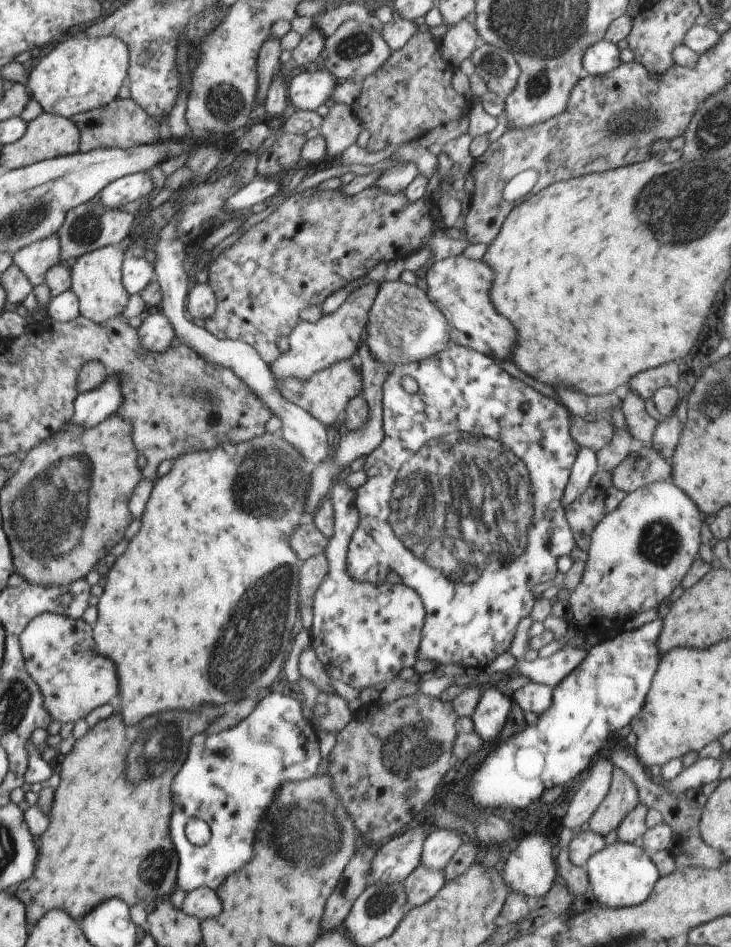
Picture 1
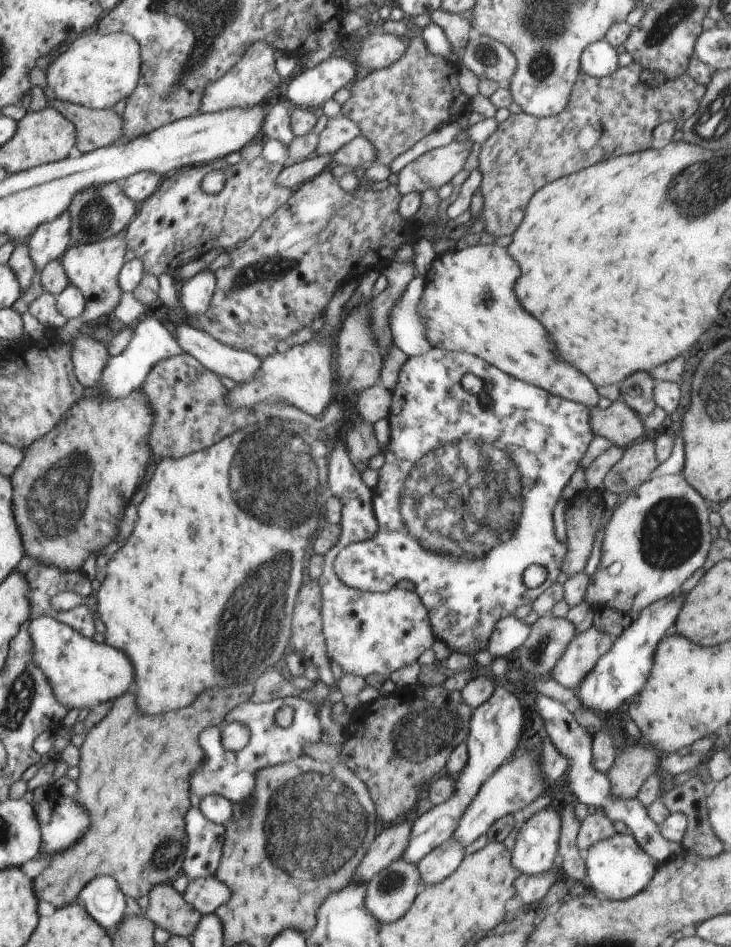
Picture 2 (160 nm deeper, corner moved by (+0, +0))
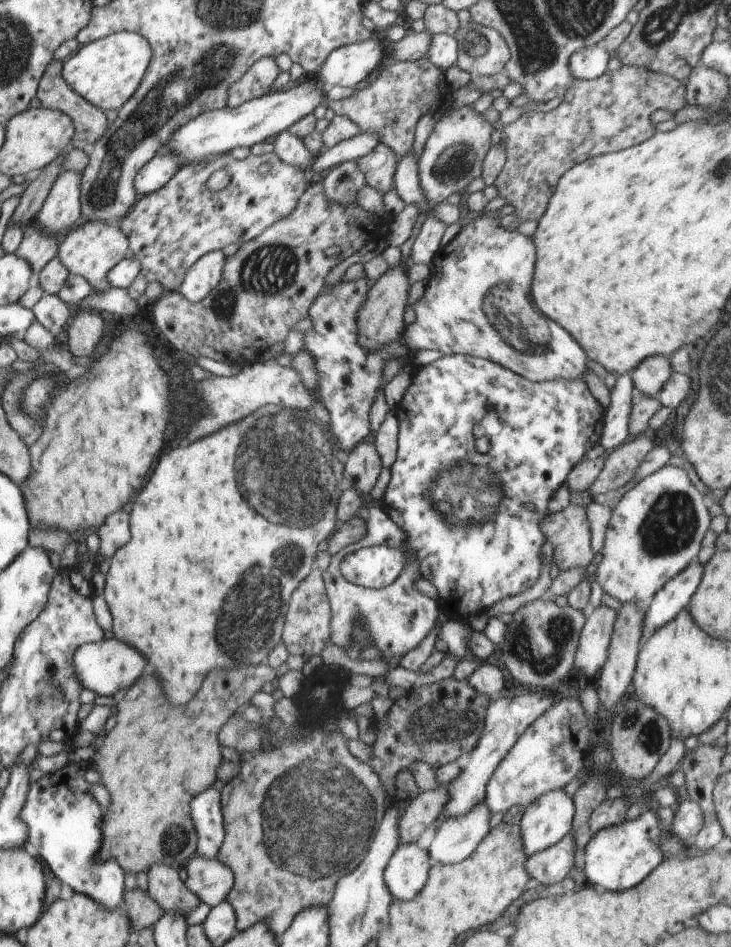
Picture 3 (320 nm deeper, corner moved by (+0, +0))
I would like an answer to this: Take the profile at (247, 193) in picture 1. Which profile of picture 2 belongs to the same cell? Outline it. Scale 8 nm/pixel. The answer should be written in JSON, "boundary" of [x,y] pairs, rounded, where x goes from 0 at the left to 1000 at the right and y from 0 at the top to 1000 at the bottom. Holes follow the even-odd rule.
{"boundary":[[[456,163],[435,164],[393,173],[391,177],[382,184],[379,193],[387,197],[413,196],[419,191],[436,185],[456,169]]]}

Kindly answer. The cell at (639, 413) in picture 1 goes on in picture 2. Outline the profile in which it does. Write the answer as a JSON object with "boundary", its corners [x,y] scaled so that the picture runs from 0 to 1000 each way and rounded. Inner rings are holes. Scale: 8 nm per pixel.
{"boundary":[[[873,392],[858,397],[848,407],[848,419],[878,441],[899,429],[893,419],[896,399],[889,392]]]}

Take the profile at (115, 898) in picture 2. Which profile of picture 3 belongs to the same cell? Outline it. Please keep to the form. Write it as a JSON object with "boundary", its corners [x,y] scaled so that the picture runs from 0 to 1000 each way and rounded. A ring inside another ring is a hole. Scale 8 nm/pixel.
{"boundary":[[[93,805],[75,815],[62,816],[51,826],[41,827],[36,847],[29,853],[26,863],[37,872],[38,885],[36,893],[44,898],[44,891],[53,895],[52,902],[67,914],[70,926],[79,926],[85,931],[98,937],[98,940],[123,946],[131,952],[141,955],[148,961],[156,961],[168,955],[171,919],[159,907],[133,909],[141,892],[141,865],[137,850],[123,837],[124,828],[115,823],[119,813],[109,811],[108,805]]]}

